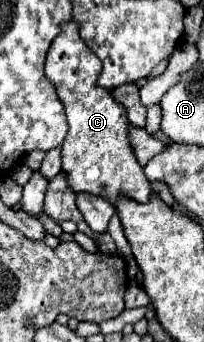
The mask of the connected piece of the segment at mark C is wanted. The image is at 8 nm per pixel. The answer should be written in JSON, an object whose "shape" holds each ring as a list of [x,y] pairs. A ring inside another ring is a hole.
{"shape":[[[66,23],[58,39],[54,39],[44,67],[46,79],[56,87],[56,95],[64,105],[70,127],[62,145],[62,173],[66,173],[66,181],[74,193],[104,197],[112,205],[116,205],[118,195],[146,203],[152,187],[128,143],[126,111],[122,111],[110,91],[96,85],[100,71],[102,63],[82,41],[78,23]]]}

